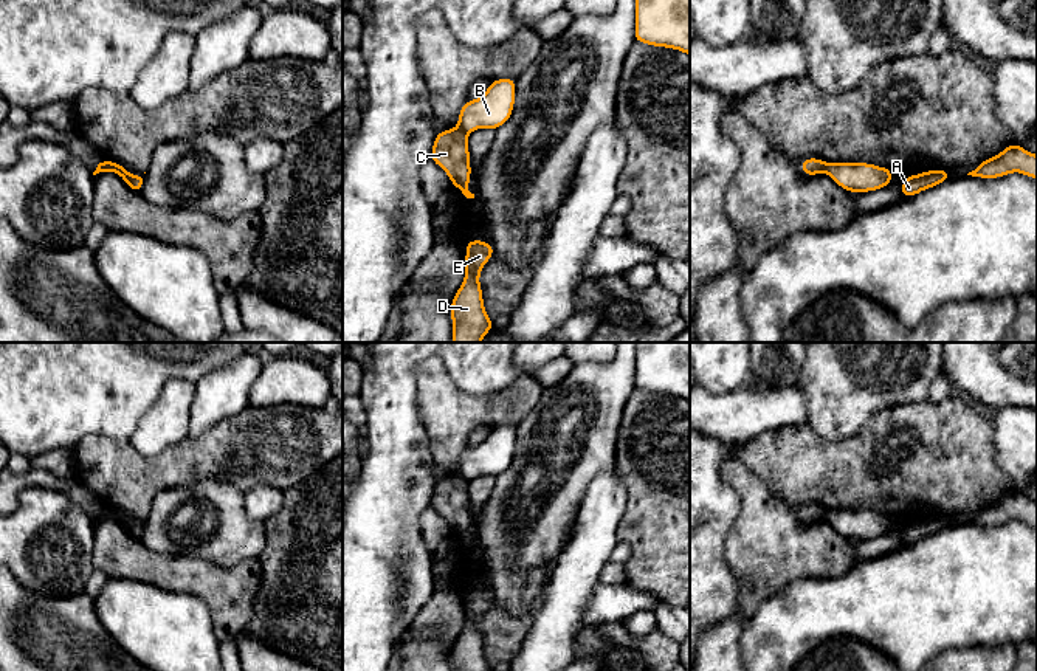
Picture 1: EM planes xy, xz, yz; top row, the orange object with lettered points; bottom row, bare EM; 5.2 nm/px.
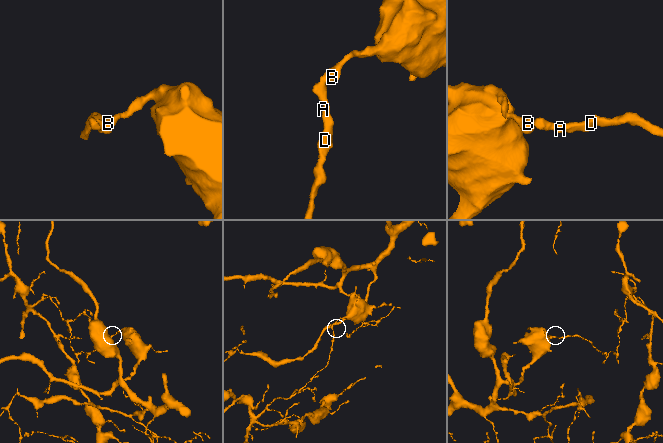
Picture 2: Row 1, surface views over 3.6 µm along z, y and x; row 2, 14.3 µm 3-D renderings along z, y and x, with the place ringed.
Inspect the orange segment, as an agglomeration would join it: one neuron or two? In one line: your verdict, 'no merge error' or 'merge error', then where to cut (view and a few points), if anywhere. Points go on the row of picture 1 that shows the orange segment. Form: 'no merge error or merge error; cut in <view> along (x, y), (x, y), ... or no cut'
merge error; cut in xz along (458, 127), (467, 134)

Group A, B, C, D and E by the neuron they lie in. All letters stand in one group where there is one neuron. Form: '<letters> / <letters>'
A C D E / B

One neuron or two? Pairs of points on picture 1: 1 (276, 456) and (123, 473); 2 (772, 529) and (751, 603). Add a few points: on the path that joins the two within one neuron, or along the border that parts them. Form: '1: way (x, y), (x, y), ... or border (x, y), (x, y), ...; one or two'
1: way (237, 457), (231, 462), (186, 462), (161, 471); one
2: way (768, 547), (755, 584); one

